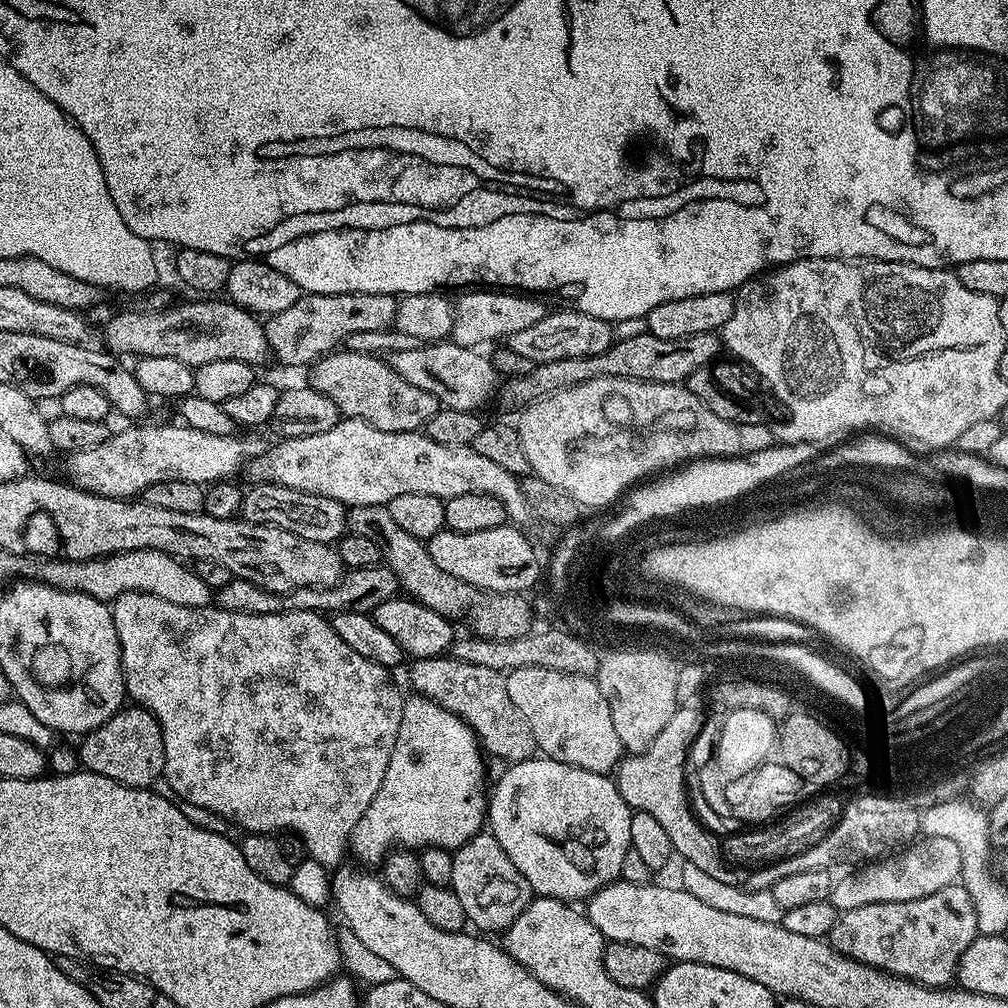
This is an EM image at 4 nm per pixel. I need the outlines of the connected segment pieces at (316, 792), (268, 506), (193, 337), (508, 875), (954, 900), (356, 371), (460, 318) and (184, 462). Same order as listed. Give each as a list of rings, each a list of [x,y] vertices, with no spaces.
[[[127,592],[117,596],[110,604],[112,617],[114,618],[114,630],[118,634],[120,643],[120,669],[124,675],[124,691],[127,699],[133,705],[147,708],[156,721],[160,724],[162,738],[164,739],[164,771],[163,779],[171,786],[172,796],[190,802],[194,806],[202,806],[214,814],[218,814],[229,825],[244,828],[245,833],[249,832],[270,832],[273,834],[291,834],[300,839],[303,851],[312,855],[311,859],[320,864],[323,868],[335,870],[345,863],[344,852],[349,851],[352,831],[358,826],[358,818],[366,814],[366,806],[374,802],[374,794],[378,794],[378,786],[382,786],[382,778],[386,778],[386,766],[390,766],[390,754],[394,750],[394,742],[398,738],[398,730],[402,726],[402,710],[404,709],[405,697],[400,696],[396,684],[392,681],[393,673],[389,669],[378,666],[378,662],[370,662],[370,658],[362,658],[362,654],[354,654],[342,638],[332,629],[331,623],[319,612],[279,612],[278,614],[238,614],[237,612],[224,612],[221,608],[209,606],[207,608],[191,608],[190,606],[174,606],[174,602],[166,602],[166,598],[154,598],[154,594],[145,592]]]
[[[252,484],[245,491],[240,516],[252,524],[273,524],[275,528],[298,534],[298,538],[310,538],[310,542],[330,545],[335,545],[345,535],[348,526],[348,508],[334,502],[334,498],[302,494],[298,490],[277,484]]]
[[[192,298],[189,304],[175,304],[144,312],[120,312],[110,317],[104,324],[103,343],[107,351],[131,358],[178,358],[178,362],[186,362],[193,370],[206,362],[225,358],[253,366],[270,360],[264,325],[253,313],[224,298]]]
[[[481,830],[474,838],[470,838],[470,842],[455,849],[452,852],[452,861],[454,862],[454,878],[450,885],[452,892],[458,894],[458,902],[462,902],[462,910],[466,910],[468,915],[468,924],[476,927],[473,929],[481,933],[503,933],[534,899],[530,882],[522,878],[518,866],[510,862],[510,854],[502,850],[498,838],[494,838],[491,831]]]
[[[957,882],[926,898],[914,898],[910,902],[874,902],[870,906],[858,906],[849,912],[841,912],[834,922],[834,930],[826,940],[835,952],[841,952],[851,960],[869,964],[891,976],[925,984],[927,988],[942,988],[955,981],[958,962],[977,935],[978,914],[974,914],[974,902],[963,884]]]
[[[347,350],[329,352],[311,365],[307,383],[318,394],[326,394],[334,406],[338,406],[341,417],[364,420],[370,426],[387,432],[415,432],[423,429],[427,420],[442,406],[434,394],[410,386],[389,366],[387,359],[367,356]]]
[[[468,290],[461,296],[464,297],[460,301],[457,299],[454,304],[454,322],[452,323],[450,340],[451,343],[461,344],[467,348],[479,349],[484,346],[480,344],[488,344],[491,340],[500,340],[496,342],[507,341],[510,334],[518,334],[518,330],[526,330],[528,327],[534,326],[534,322],[542,322],[542,318],[546,314],[545,301],[535,296],[503,290]]]
[[[183,423],[176,424],[144,424],[141,428],[124,428],[113,431],[112,437],[102,446],[94,446],[92,450],[81,452],[69,452],[64,464],[68,471],[67,479],[85,492],[93,492],[99,496],[109,496],[115,500],[127,500],[139,497],[154,482],[194,482],[201,486],[207,486],[235,477],[235,472],[245,467],[249,460],[253,460],[258,454],[262,454],[266,447],[266,441],[260,434],[233,434],[219,436],[218,434],[202,434],[202,430],[184,427]]]

